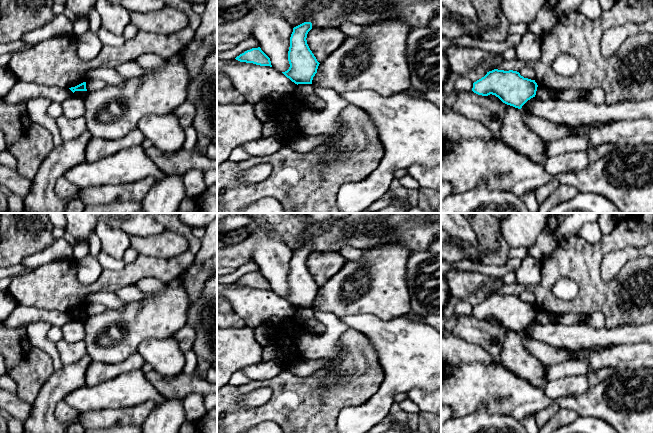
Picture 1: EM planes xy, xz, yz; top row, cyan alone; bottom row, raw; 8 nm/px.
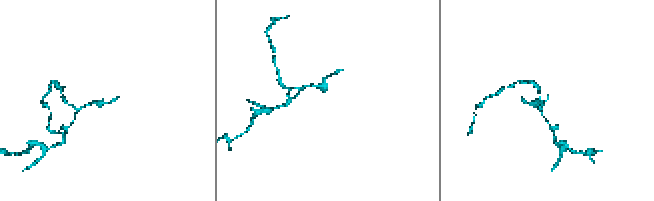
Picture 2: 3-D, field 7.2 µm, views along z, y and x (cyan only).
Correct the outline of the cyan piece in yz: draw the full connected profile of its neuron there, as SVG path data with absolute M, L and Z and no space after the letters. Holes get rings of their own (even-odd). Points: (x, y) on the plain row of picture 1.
M494 293L487 296L481 303L473 307L472 315L478 319L488 320L490 318L498 321L503 327L521 333L531 322L535 321L537 315L535 304L524 302L519 296Z

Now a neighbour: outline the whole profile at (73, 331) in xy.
M72 319L65 323L62 327L62 340L69 343L75 343L78 341L83 341L85 337L84 324L81 321Z

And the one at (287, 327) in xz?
M279 317L276 327L273 329L276 341L280 338L291 338L296 341L300 330L309 331L309 329L299 324L295 317Z

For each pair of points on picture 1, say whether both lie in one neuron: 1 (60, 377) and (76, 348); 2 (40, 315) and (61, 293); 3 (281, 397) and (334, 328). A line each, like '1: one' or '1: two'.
1: two
2: two
3: two

